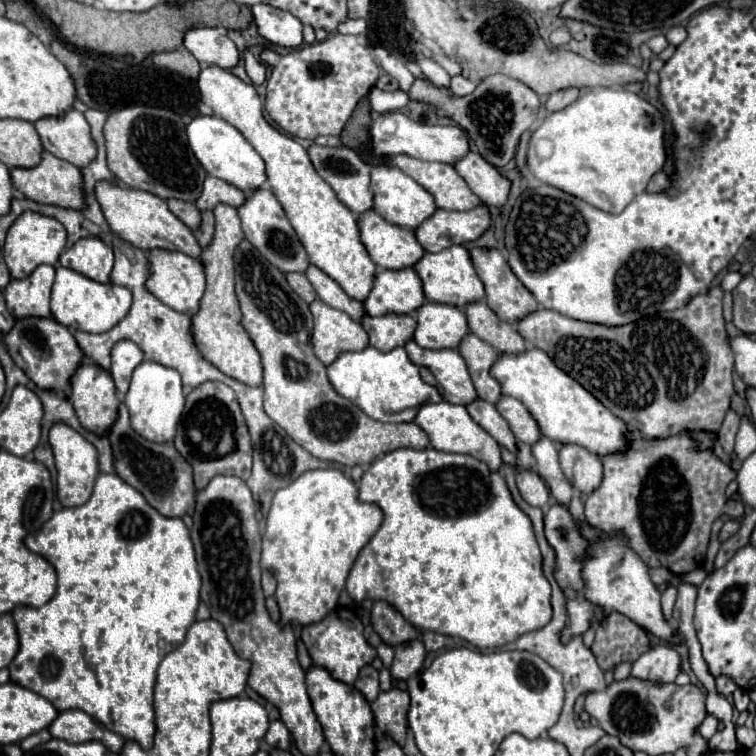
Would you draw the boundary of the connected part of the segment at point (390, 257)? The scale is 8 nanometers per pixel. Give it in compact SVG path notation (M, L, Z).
M376 211L362 213L358 223L362 243L366 245L372 261L382 269L396 271L396 267L412 267L412 263L426 253L424 247L416 243L412 229L392 225Z

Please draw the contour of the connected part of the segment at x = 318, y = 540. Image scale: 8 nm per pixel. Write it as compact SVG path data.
M316 469L306 471L288 487L276 491L272 507L266 519L266 533L262 537L262 569L276 575L276 601L280 607L280 625L308 625L316 619L324 619L328 611L334 611L344 589L348 571L362 551L364 543L372 539L382 523L382 511L378 505L358 501L358 489L342 471L338 469Z

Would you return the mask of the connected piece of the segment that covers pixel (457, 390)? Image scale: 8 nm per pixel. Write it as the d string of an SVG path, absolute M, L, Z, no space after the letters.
M408 341L404 349L416 365L426 365L434 373L438 381L436 387L446 403L466 407L468 403L478 399L476 387L472 387L472 377L468 375L468 367L456 349L432 351L422 349L414 341Z

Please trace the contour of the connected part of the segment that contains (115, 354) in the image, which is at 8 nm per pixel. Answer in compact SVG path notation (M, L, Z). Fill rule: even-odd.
M120 341L112 349L112 377L120 399L128 393L132 371L144 361L142 349L132 341Z

